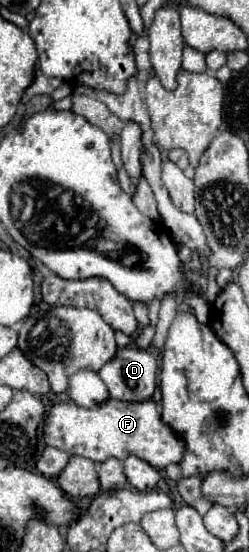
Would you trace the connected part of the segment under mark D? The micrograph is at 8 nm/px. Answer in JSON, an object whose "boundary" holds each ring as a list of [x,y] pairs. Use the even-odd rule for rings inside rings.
{"boundary":[[[126,346],[98,370],[108,392],[116,400],[140,402],[152,398],[156,390],[156,358],[142,348]]]}

